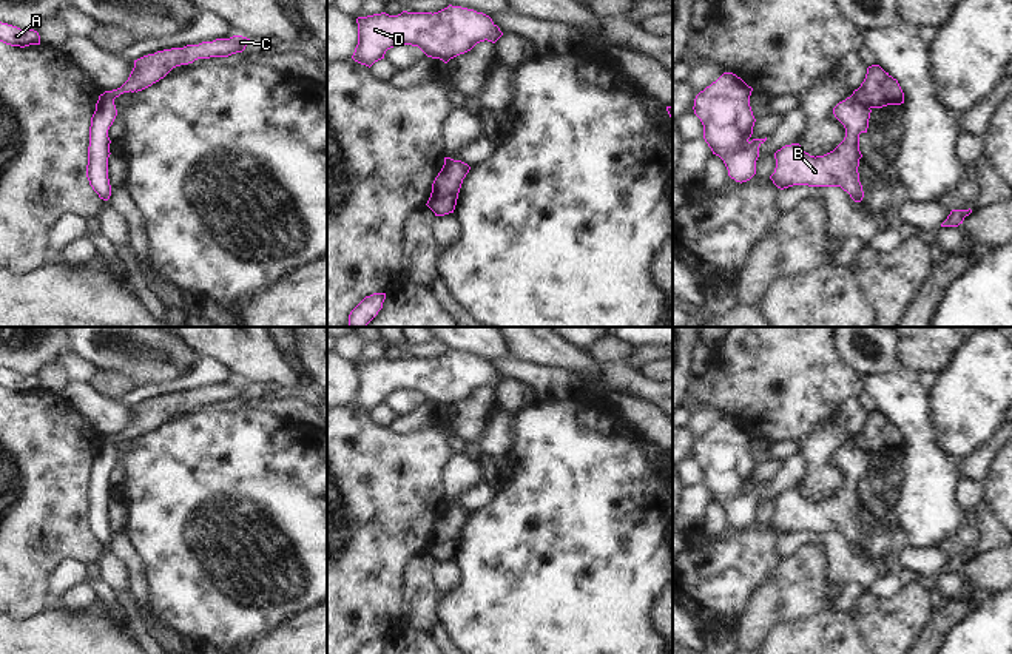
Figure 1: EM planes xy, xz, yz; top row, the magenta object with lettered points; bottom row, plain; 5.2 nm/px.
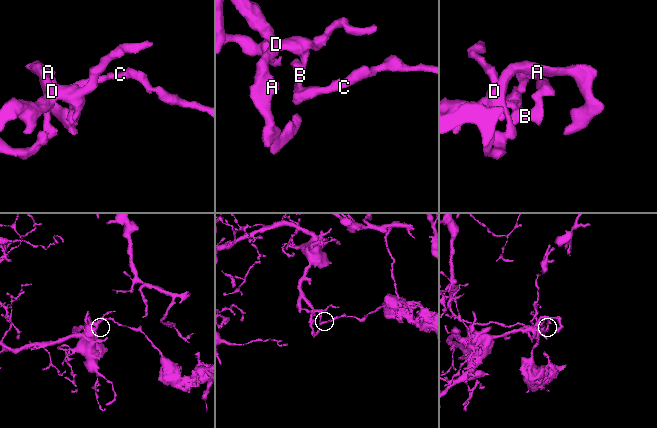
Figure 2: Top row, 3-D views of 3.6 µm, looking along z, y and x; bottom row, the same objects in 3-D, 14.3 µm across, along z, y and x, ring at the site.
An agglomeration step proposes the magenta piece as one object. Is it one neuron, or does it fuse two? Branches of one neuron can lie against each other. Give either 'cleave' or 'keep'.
cleave

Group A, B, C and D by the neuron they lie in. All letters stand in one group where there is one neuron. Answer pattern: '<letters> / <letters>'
A B D / C

